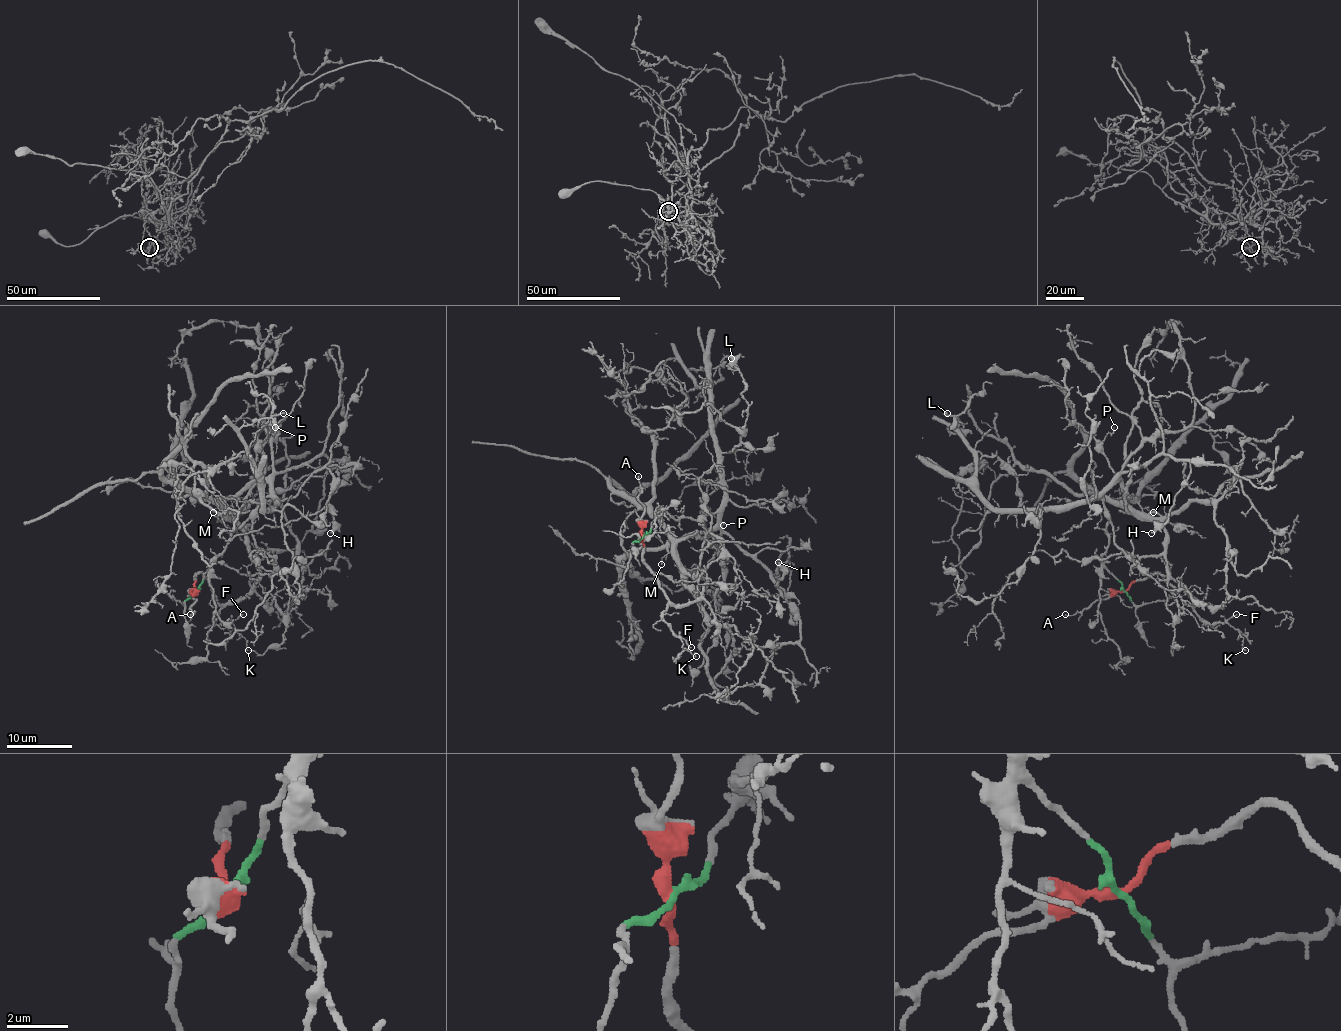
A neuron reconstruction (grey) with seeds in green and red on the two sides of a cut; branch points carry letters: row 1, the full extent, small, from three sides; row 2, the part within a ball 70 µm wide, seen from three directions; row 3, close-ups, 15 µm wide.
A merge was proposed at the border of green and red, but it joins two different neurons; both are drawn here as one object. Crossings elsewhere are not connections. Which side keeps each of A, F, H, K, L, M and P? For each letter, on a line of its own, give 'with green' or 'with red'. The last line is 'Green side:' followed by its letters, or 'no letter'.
A: with red
F: with red
H: with green
K: with red
L: with green
M: with green
P: with green
Green side: H, L, M, P

